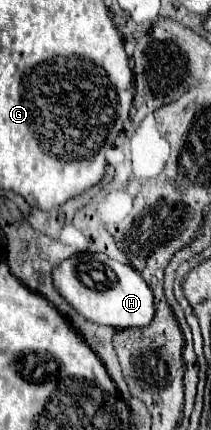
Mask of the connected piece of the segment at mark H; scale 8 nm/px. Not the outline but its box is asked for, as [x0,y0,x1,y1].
[52,253,154,329]

